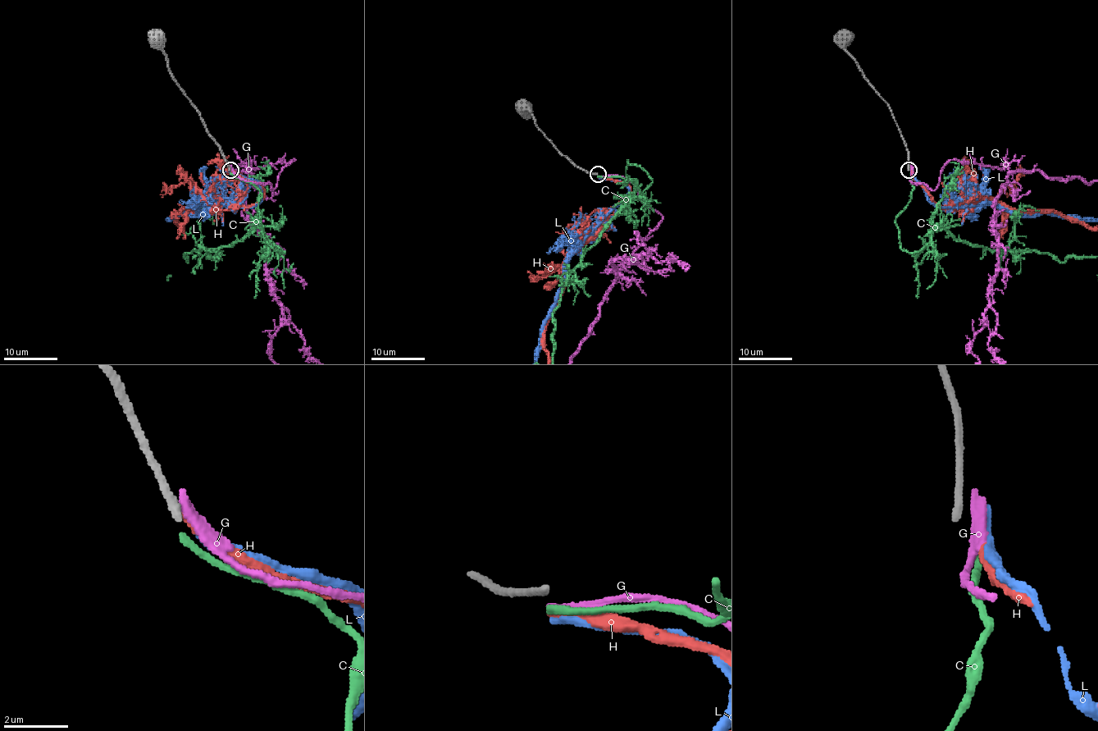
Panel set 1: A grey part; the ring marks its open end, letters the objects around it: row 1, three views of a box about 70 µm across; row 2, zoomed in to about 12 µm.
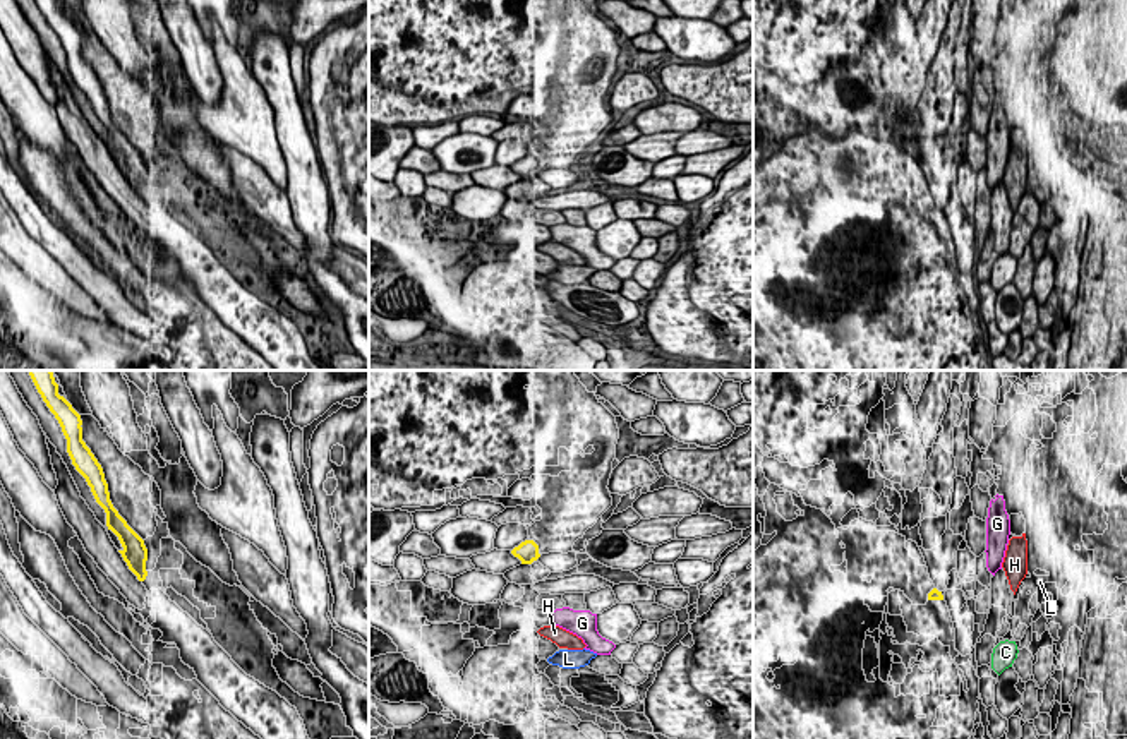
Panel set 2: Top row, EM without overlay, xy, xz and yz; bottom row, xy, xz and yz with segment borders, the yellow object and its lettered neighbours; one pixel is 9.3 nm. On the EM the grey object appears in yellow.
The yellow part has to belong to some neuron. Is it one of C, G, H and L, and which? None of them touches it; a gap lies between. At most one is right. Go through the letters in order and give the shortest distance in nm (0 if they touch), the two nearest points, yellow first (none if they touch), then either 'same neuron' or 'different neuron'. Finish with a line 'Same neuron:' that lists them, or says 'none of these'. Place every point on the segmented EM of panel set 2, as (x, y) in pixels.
C: 650 nm | yz (942, 599), (994, 648) | different neuron
G: 480 nm | xz (530, 563), (551, 611) | different neuron
H: 600 nm | xz (530, 563), (544, 626) | different neuron
L: 850 nm | xz (530, 563), (560, 650) | different neuron
Same neuron: none of these

